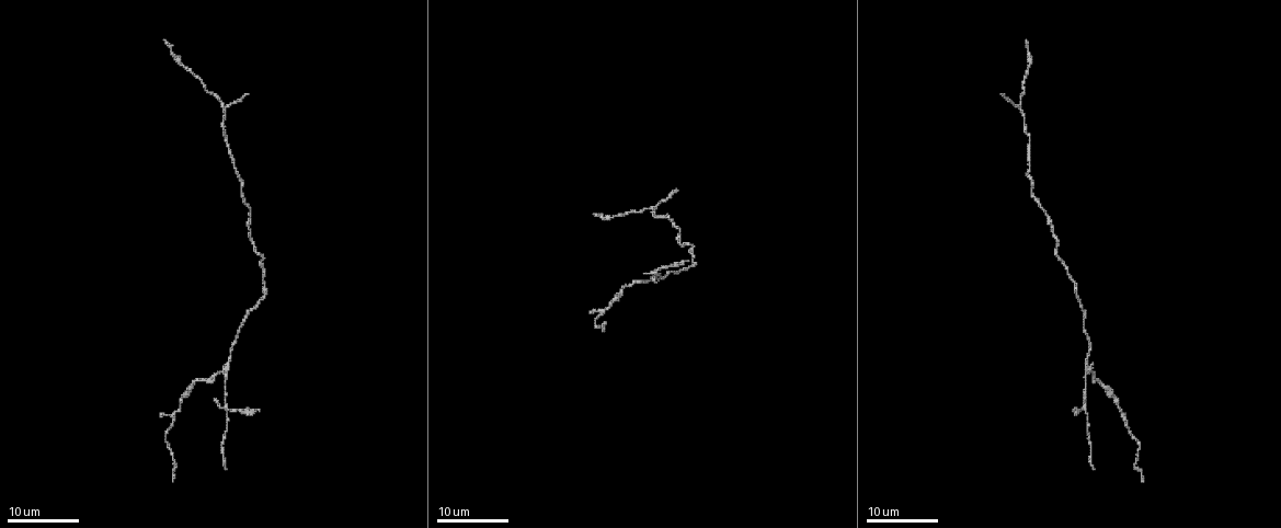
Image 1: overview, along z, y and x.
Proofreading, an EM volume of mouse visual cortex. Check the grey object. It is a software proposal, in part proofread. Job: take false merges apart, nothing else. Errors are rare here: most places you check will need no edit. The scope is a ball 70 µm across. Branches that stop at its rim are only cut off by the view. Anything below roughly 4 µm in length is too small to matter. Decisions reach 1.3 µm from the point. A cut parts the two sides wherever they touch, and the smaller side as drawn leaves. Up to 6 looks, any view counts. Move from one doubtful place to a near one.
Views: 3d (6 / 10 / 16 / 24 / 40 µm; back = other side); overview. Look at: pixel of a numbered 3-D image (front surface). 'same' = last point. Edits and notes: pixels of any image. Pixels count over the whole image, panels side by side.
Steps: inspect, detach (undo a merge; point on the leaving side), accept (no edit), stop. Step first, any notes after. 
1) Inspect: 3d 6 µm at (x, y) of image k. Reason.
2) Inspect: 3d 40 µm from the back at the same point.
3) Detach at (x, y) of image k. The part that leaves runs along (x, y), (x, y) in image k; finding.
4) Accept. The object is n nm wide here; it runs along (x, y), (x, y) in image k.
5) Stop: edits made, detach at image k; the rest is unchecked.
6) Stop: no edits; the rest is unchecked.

Inspect: 3d 24 µm at (1021, 107) of image 1. Three-way junction.

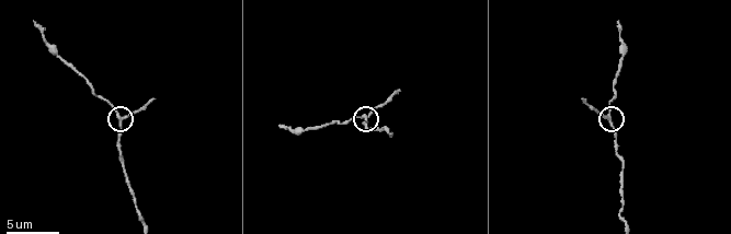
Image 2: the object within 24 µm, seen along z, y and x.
Inspect: 3d 6 µm at (123, 116) of image 2.

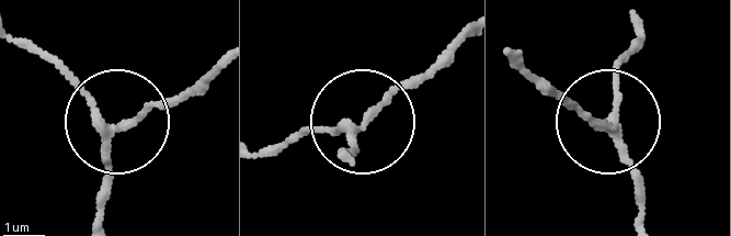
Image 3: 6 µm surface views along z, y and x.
Accept. The object is 190 nm wide here; one neuron here.

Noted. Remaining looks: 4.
Inspect: 3d 16 µm at (656, 272) of image 1. Looks like a crossing.

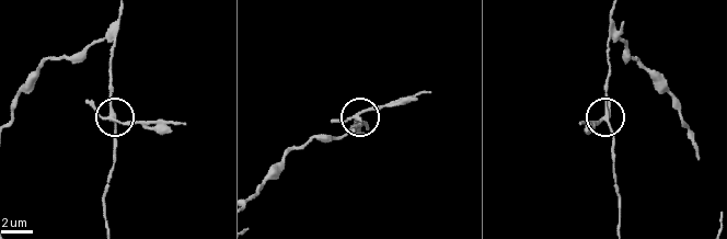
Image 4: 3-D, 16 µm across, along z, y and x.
Inspect: 3d 6 µm at (114, 120) of image 4. Zoom in.

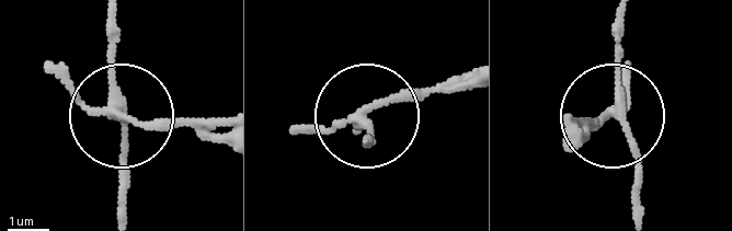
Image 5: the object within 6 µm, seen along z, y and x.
Detach at (171, 124) of image 5. The side arm is 5 µm long; 4 arms meet here; a second neuron is stuck on.

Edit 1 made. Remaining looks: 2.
Inspect: 3d 24 µm at (1091, 369) of image 1. Four or more arms meet.

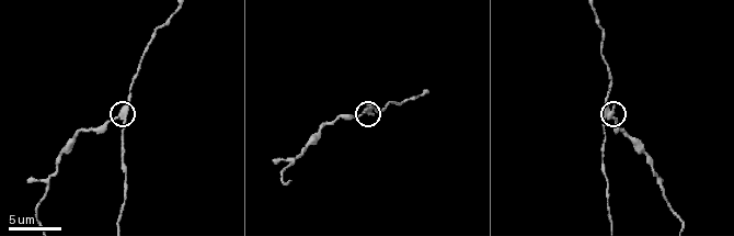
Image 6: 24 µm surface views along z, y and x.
Inspect: 3d 6 µm at (612, 114) of image 6.

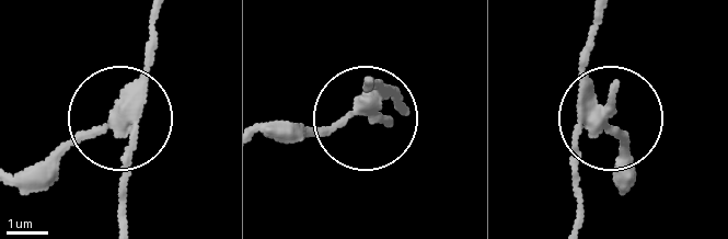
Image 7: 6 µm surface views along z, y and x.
Detach at (94, 137) of image 7. The object is 280 nm wide here; the part that leaves runs along (129, 101), (18, 171) in image 7; a second neuron is stuck on.

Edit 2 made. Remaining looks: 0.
Stop: edits made, detach at image 5, detach at image 7; the rest is unchecked.

